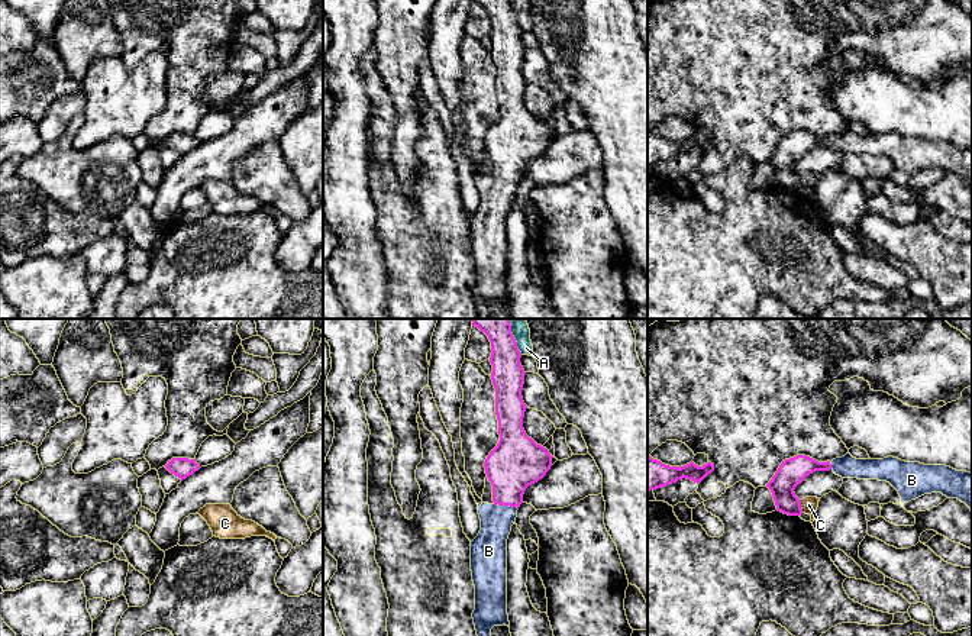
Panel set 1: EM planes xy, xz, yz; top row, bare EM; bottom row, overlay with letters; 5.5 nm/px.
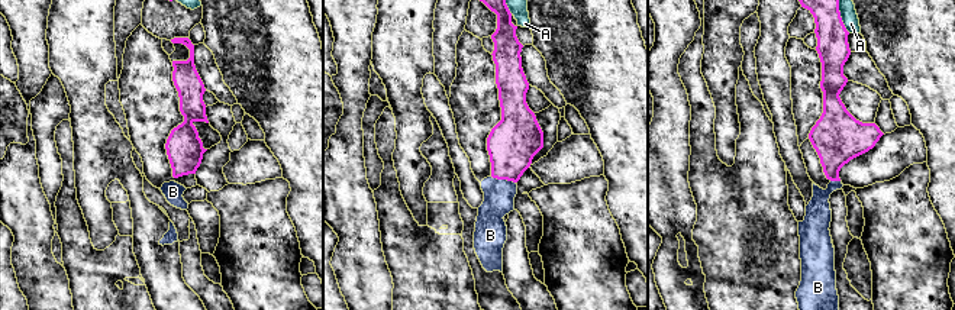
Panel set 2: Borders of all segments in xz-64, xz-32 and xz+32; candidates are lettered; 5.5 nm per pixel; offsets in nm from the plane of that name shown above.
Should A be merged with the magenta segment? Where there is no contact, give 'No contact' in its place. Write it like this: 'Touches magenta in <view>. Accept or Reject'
Touches magenta in xz. Reject

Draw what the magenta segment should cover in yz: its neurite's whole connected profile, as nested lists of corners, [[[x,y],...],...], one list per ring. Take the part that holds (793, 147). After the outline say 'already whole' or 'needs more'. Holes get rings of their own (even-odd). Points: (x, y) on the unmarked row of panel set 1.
[[[850,129],[831,138],[818,138],[805,130],[782,136],[766,159],[776,185],[788,191],[801,191],[801,175],[794,168],[795,162],[810,149],[830,145],[842,154],[887,156],[898,167],[901,178],[908,178],[924,170],[942,168],[947,174],[960,175],[972,187],[972,148],[956,146],[946,141],[905,138],[894,132],[856,135]]]; needs more

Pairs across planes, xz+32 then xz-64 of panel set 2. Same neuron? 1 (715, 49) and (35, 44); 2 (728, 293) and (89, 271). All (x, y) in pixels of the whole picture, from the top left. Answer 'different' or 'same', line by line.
1: different
2: same

